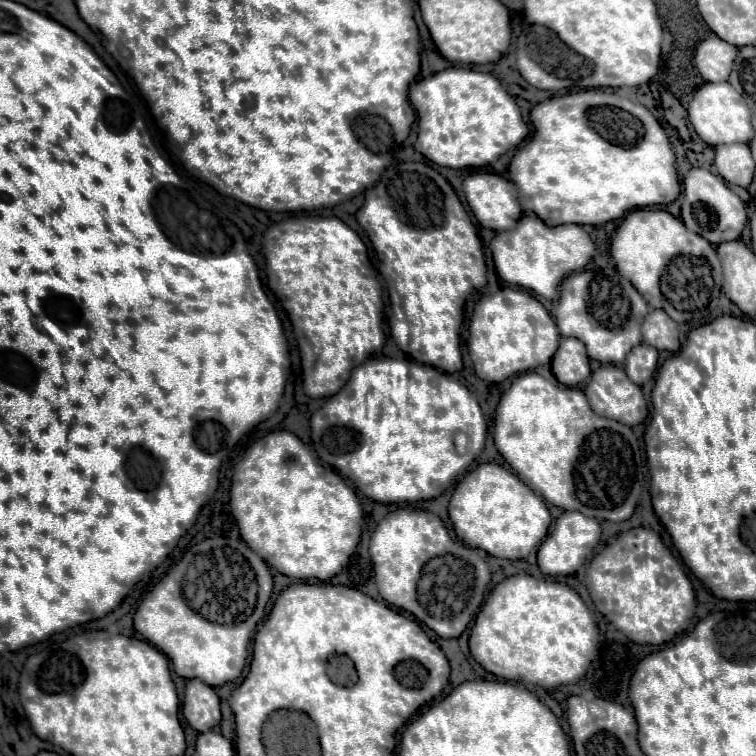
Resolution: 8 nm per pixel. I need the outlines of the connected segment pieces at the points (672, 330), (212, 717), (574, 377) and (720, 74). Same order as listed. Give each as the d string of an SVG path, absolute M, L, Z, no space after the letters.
M660 308L658 310L650 310L648 316L644 318L642 336L644 336L644 342L654 346L656 350L670 350L670 352L678 352L680 350L678 326Z
M188 680L182 702L184 718L194 730L208 732L220 724L220 698L202 680Z
M562 338L552 358L552 372L564 386L578 386L590 378L590 360L584 344L576 338Z
M718 36L706 38L696 50L696 68L706 82L724 82L730 76L738 48L720 40Z

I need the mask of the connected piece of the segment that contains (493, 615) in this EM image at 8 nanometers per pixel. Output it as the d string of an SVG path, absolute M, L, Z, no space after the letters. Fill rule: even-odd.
M516 574L490 592L470 632L472 658L500 680L552 690L578 682L590 662L598 640L598 626L584 600L566 584Z

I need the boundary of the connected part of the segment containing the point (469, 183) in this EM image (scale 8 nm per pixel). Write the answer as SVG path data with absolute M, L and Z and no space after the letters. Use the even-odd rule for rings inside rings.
M490 172L470 173L464 180L464 194L476 220L490 230L514 228L522 216L516 198L516 184Z

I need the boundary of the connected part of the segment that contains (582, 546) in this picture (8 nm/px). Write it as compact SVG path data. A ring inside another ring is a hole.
M564 512L558 520L554 530L548 534L548 538L542 542L542 546L538 548L538 566L544 574L550 576L568 576L574 574L586 560L586 554L590 554L598 540L600 540L600 524L588 516L584 516L582 512Z

